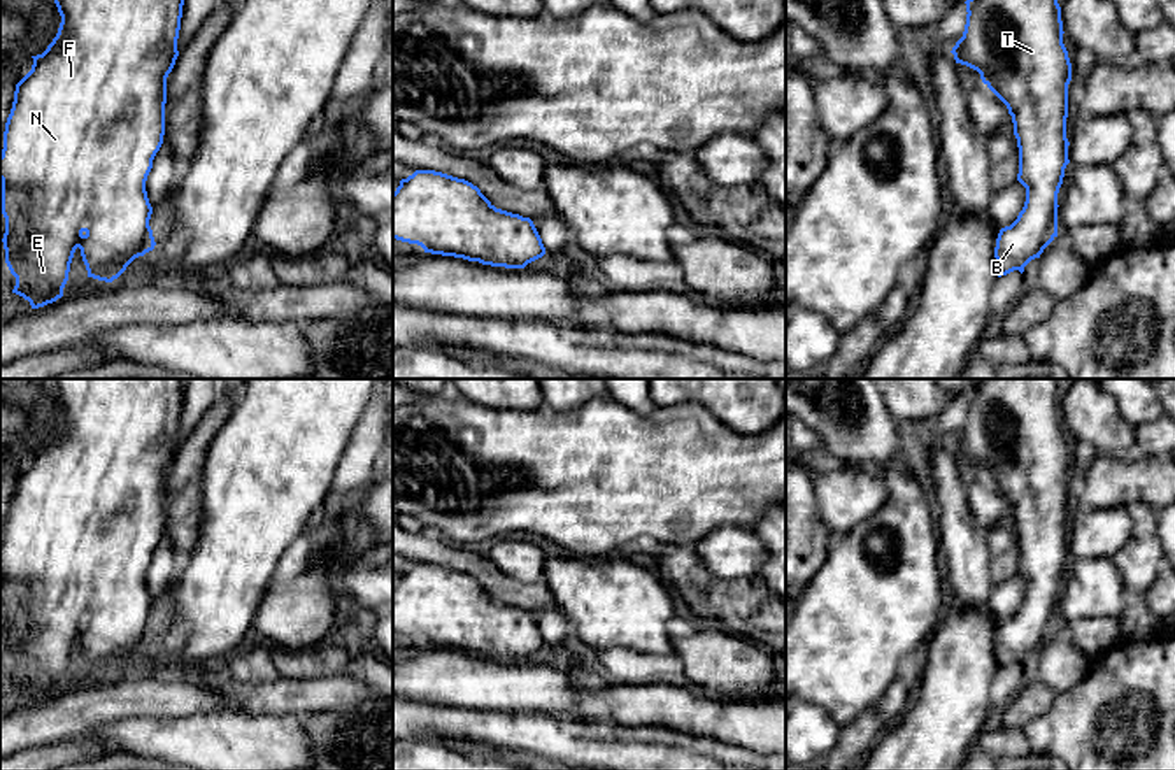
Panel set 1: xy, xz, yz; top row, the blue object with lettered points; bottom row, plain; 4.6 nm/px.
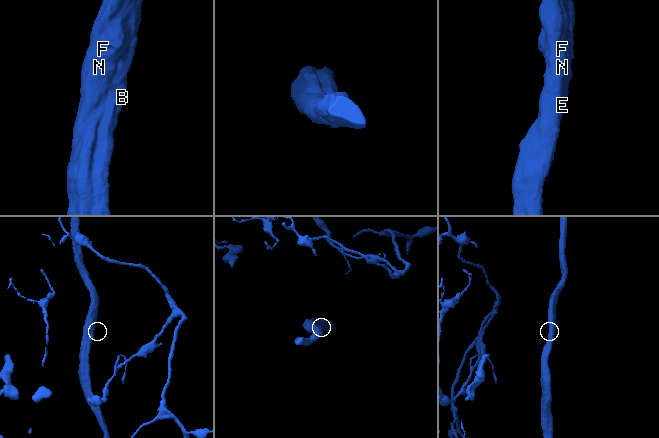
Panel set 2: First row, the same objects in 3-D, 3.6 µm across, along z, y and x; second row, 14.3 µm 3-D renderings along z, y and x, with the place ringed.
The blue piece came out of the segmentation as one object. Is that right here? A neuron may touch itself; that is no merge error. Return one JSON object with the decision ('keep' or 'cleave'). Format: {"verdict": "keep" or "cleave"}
{"verdict": "keep"}

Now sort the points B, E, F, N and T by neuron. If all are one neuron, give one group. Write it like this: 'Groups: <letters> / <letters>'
Groups: B E F N T

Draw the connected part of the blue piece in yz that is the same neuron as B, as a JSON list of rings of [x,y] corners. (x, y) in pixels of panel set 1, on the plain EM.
[[[980,379],[979,386],[968,391],[966,417],[963,430],[952,440],[956,456],[966,458],[980,467],[982,475],[1007,498],[1014,516],[1014,528],[1019,540],[1017,574],[1026,581],[1026,595],[1017,612],[1000,623],[994,640],[998,670],[1024,659],[1040,651],[1043,642],[1058,630],[1058,586],[1063,577],[1068,553],[1066,510],[1068,477],[1072,456],[1063,437],[1061,400],[1058,396],[1059,379]]]

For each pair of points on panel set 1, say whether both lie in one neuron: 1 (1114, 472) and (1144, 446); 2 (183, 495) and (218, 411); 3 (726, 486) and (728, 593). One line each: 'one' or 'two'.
1: two
2: one
3: two

